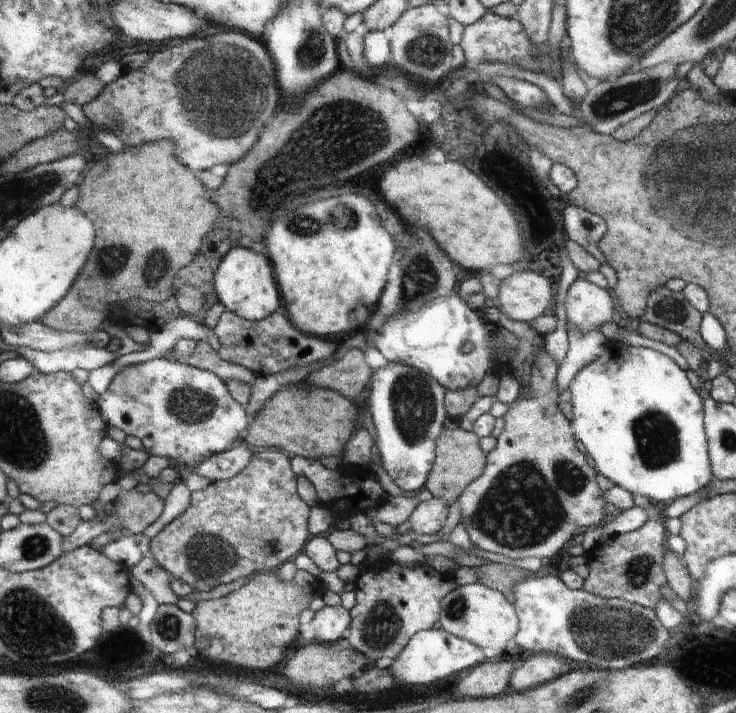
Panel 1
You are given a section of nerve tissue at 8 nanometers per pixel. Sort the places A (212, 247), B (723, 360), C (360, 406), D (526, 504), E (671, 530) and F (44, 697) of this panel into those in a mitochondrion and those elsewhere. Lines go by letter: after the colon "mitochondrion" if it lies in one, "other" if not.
A: other
B: other
C: other
D: mitochondrion
E: other
F: mitochondrion

